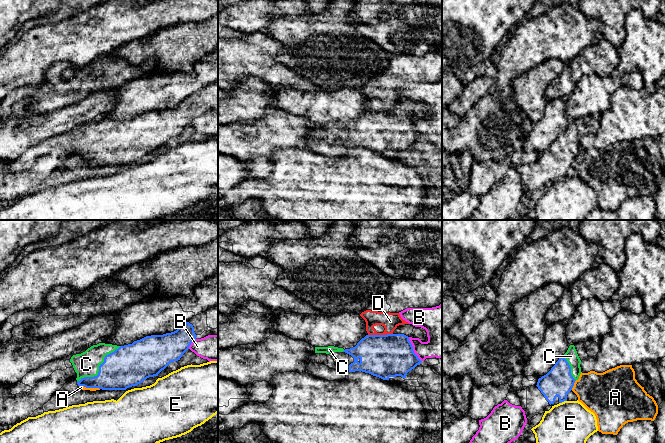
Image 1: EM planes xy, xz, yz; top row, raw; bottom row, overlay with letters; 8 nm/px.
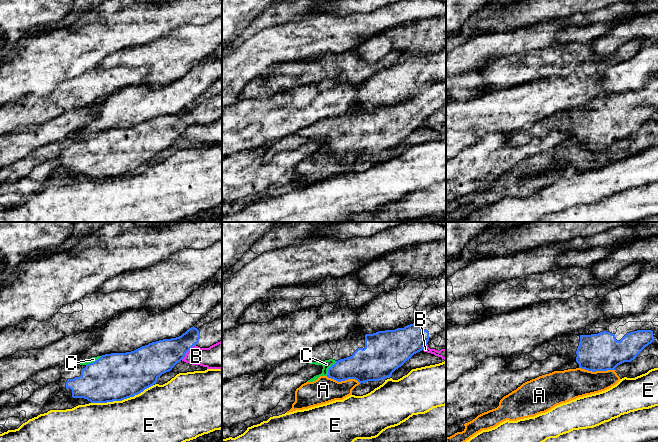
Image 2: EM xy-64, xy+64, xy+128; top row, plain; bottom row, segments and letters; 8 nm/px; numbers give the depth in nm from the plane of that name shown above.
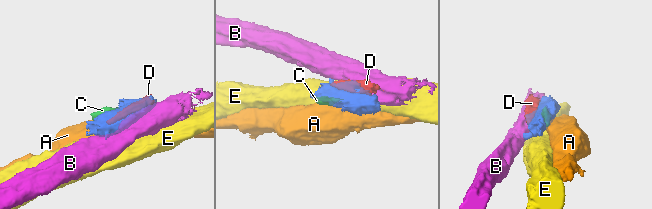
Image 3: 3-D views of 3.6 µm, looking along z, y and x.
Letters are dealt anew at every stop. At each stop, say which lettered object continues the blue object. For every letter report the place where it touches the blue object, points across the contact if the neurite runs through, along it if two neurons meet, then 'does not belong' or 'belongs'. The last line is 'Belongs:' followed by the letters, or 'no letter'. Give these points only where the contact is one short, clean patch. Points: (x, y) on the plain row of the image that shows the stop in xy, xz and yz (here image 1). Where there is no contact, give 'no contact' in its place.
A: yz (573, 161) | does not belong
B: xz (412, 125) | does not belong
C: xy (99, 144) | across xy (129, 141), (99, 144), (86, 140) | belongs
D: xz (380, 111) | does not belong
E: yz (563, 177) | does not belong
Belongs: C

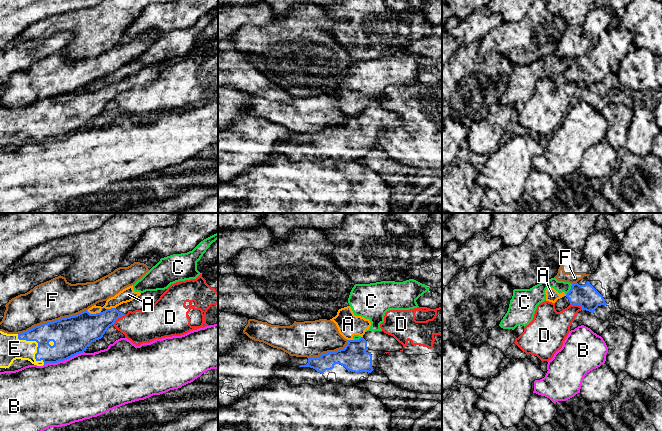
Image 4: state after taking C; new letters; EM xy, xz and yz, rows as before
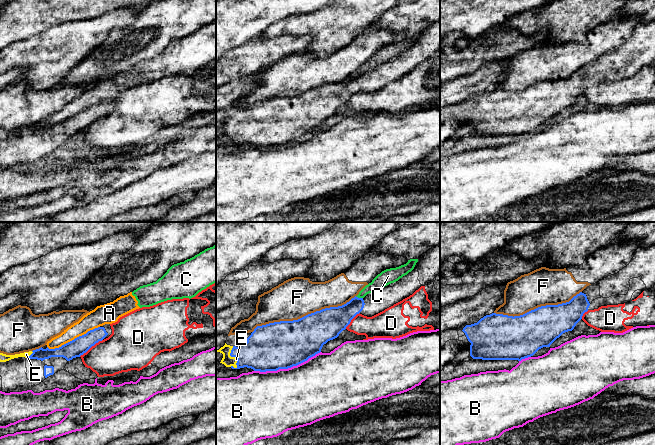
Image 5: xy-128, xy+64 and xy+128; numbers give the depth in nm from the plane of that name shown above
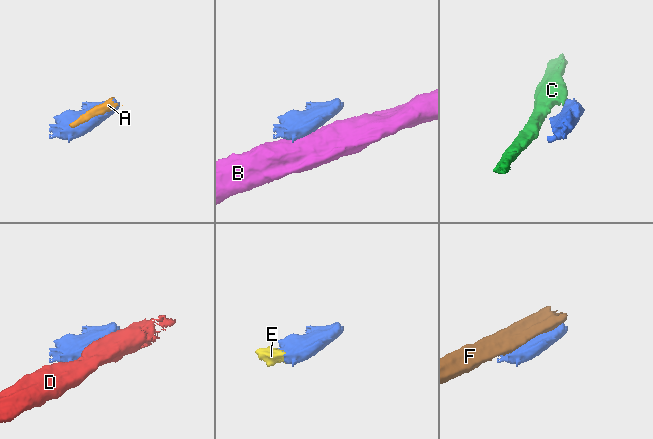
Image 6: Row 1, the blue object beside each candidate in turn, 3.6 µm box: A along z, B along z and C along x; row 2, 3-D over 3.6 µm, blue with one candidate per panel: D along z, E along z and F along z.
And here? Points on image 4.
A: xy (93, 90) | does not belong
B: xy (63, 136) | does not belong
C: yz (570, 65) | along yz (572, 60), (566, 70) | does not belong
D: yz (577, 80) | does not belong
E: xy (38, 120) | belongs
F: xy (53, 97) | does not belong
Belongs: E

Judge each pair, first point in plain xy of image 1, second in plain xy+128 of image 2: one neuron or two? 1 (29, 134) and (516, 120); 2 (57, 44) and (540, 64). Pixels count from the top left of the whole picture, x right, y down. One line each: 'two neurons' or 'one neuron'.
1: one neuron
2: two neurons

